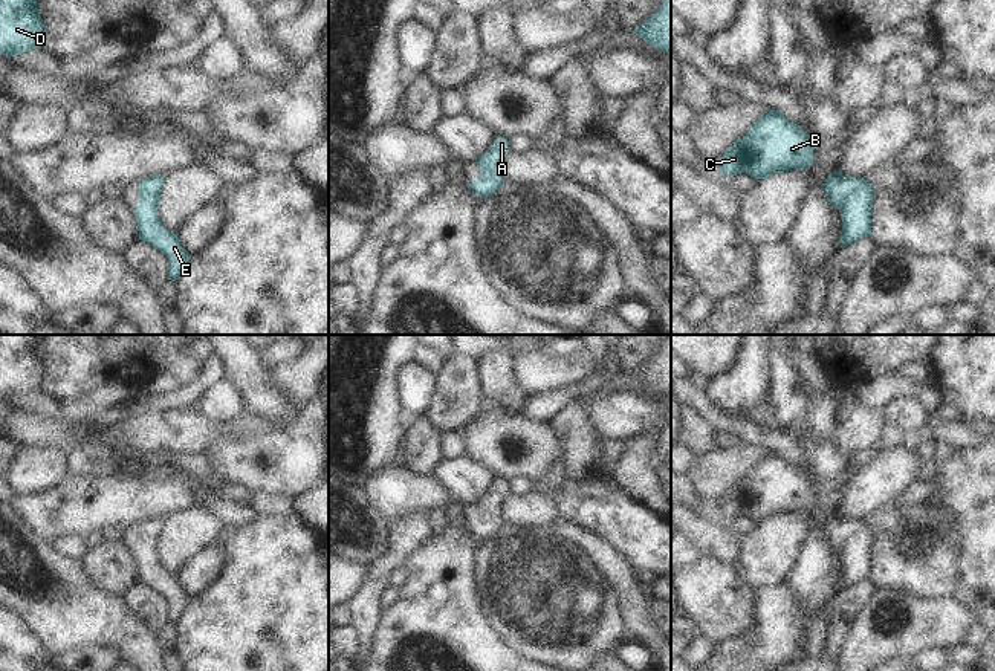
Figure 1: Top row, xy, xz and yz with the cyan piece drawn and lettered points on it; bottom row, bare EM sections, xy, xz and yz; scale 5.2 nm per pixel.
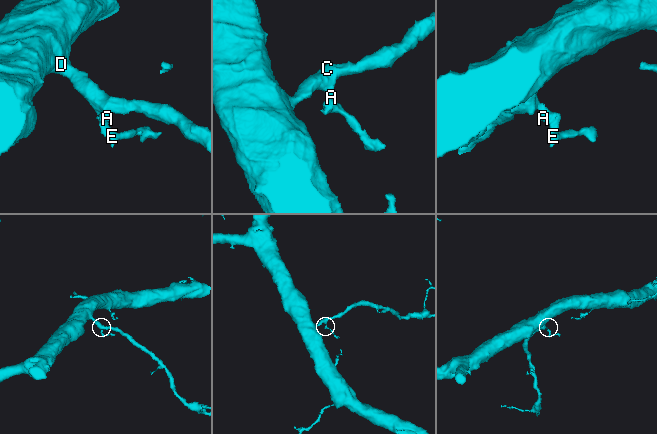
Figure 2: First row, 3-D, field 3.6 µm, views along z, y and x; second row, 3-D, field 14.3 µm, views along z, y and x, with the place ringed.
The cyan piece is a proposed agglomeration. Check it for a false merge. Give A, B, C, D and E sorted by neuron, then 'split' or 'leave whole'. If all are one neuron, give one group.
groups A B C D E; leave whole

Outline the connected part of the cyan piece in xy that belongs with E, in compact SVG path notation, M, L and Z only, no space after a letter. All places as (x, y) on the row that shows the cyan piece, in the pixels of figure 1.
M150 176L139 180L139 203L133 212L136 217L136 226L139 229L139 240L151 245L168 258L168 278L177 283L185 266L190 263L191 255L183 249L179 234L170 232L159 219L159 196L164 183L164 176Z

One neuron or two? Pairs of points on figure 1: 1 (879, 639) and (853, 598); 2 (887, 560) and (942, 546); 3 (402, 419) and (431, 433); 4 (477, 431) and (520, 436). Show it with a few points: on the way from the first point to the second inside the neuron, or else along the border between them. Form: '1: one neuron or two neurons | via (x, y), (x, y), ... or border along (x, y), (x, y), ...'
1: two neurons | border along (876, 587), (841, 639)
2: one neuron | via (901, 560), (907, 560), (919, 547), (928, 547)
3: two neurons | border along (414, 418), (401, 457)
4: one neuron | via (488, 436), (509, 436)

